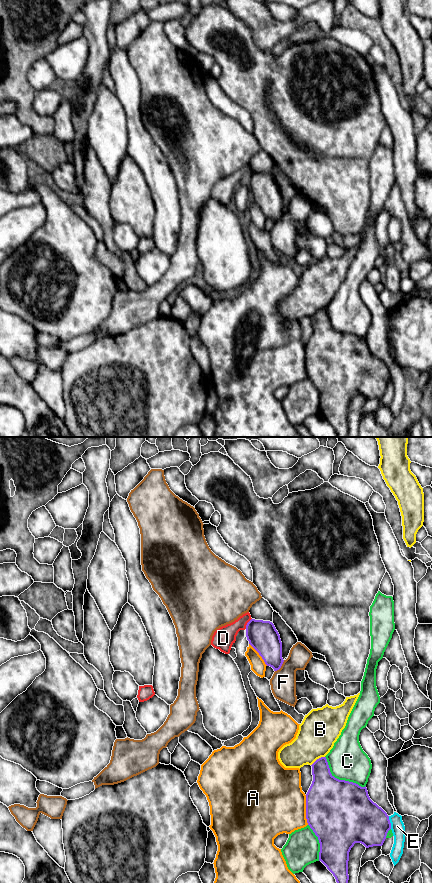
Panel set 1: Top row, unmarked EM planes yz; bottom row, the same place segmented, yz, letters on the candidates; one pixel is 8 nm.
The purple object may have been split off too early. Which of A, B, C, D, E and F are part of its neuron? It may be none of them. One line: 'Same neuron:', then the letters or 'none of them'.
Same neuron: none of them

